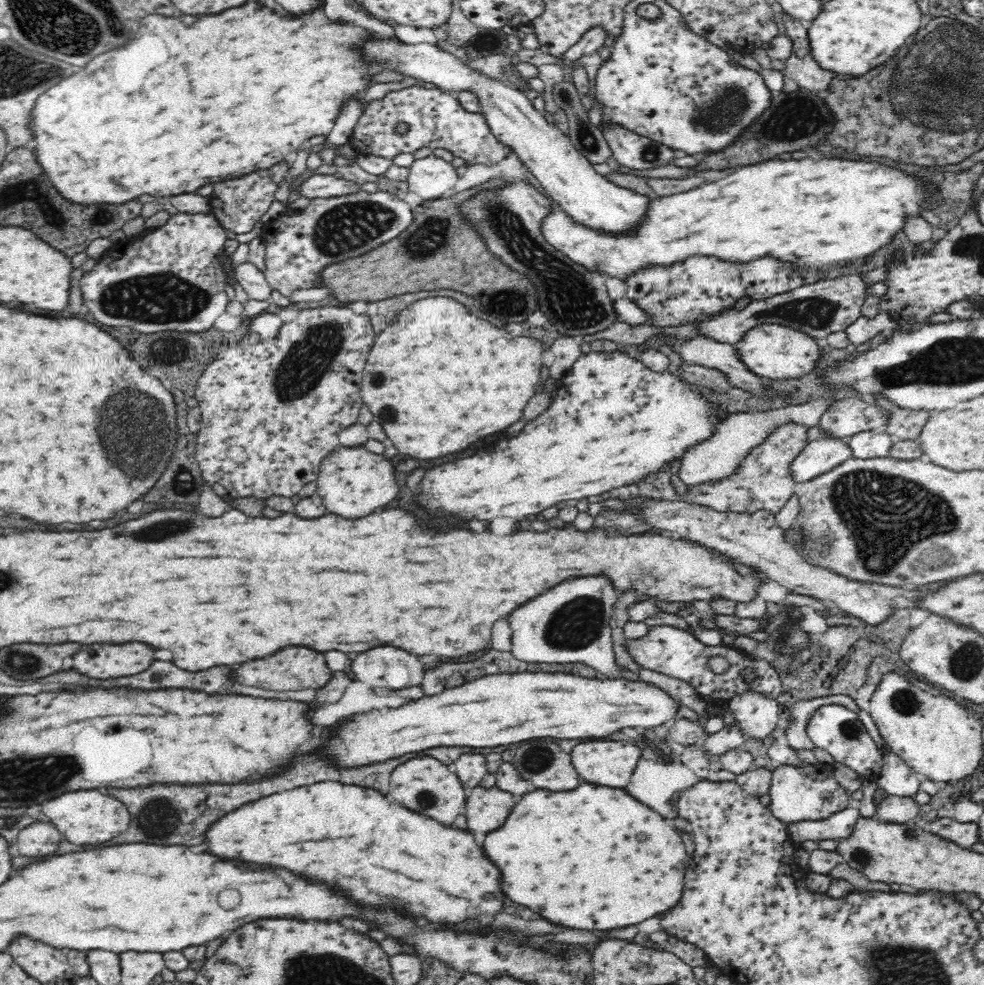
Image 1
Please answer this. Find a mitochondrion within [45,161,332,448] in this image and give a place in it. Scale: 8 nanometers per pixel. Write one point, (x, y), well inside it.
(158, 299)

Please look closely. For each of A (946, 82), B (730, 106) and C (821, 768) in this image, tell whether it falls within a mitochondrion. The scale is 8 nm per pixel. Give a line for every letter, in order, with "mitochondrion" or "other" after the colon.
A: mitochondrion
B: mitochondrion
C: other

